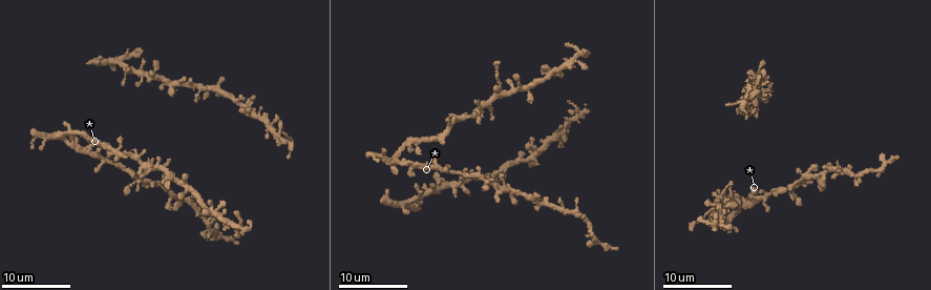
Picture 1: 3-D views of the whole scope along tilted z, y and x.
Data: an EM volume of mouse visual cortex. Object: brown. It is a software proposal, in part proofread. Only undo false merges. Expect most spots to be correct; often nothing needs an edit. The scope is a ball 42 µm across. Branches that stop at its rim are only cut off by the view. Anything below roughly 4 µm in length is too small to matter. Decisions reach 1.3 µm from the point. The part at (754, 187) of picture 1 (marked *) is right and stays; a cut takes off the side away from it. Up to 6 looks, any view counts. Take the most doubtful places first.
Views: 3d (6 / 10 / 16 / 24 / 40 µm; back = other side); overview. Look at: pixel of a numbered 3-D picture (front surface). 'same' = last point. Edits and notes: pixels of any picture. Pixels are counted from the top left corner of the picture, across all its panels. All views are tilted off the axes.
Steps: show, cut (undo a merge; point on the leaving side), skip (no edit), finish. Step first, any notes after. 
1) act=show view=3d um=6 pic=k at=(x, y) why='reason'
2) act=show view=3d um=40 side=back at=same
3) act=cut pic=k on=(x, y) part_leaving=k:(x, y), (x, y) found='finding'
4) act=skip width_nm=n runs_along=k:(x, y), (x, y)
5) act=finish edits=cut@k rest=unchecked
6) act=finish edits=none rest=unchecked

act=show view=3d um=16 pic=1 at=(503, 92) why='four or more arms meet'

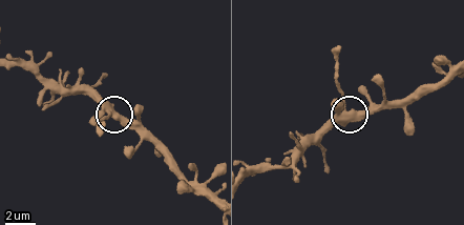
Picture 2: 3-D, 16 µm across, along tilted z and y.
act=show view=3d um=6 pic=2 at=(345, 114)

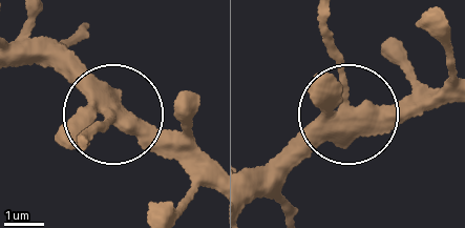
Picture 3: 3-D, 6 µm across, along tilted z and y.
act=skip side_arm_um=5 runs_along=3:(248, 188), (343, 116), (346, 88), (324, 21) found='continuous, no second neuron'

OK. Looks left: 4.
act=show view=3d um=16 pic=1 at=(63, 132)

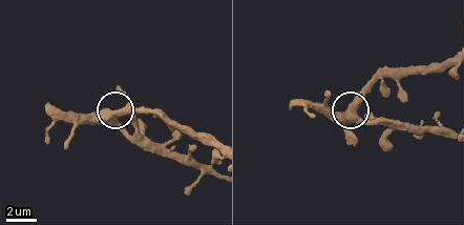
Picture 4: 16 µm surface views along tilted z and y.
act=show view=3d um=6 pic=4 at=(350, 105)

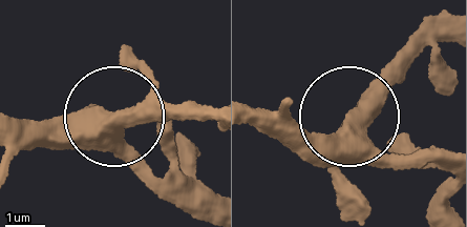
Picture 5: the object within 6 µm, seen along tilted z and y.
act=skip runs_along=5:(208, 192), (145, 174), (113, 121), (70, 126), (15, 116) found='continuous, no second neuron'

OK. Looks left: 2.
act=show view=3d um=24 pic=1 at=(427, 167)

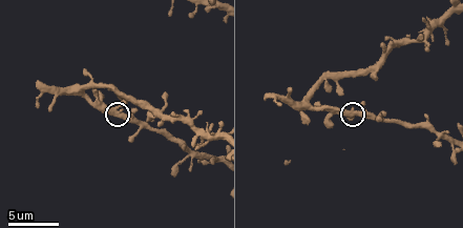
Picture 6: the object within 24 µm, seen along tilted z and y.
act=show view=3d um=10 pic=6 at=(354, 114) why='zoom in'

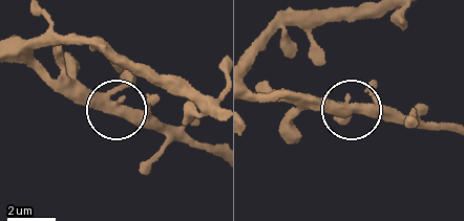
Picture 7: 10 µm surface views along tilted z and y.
act=skip arms=3 found='continuous, no second neuron'

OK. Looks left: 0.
act=finish edits=none rest=unchecked

